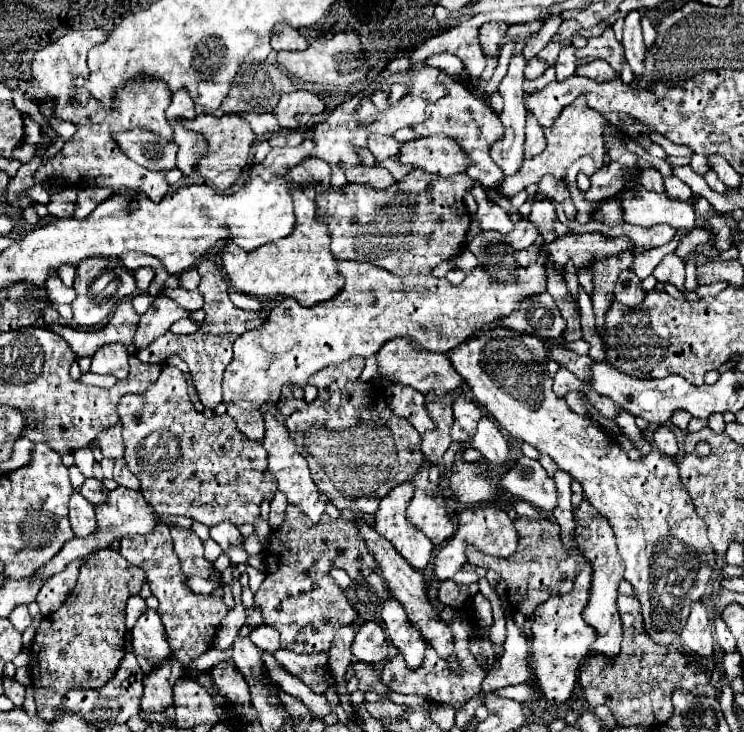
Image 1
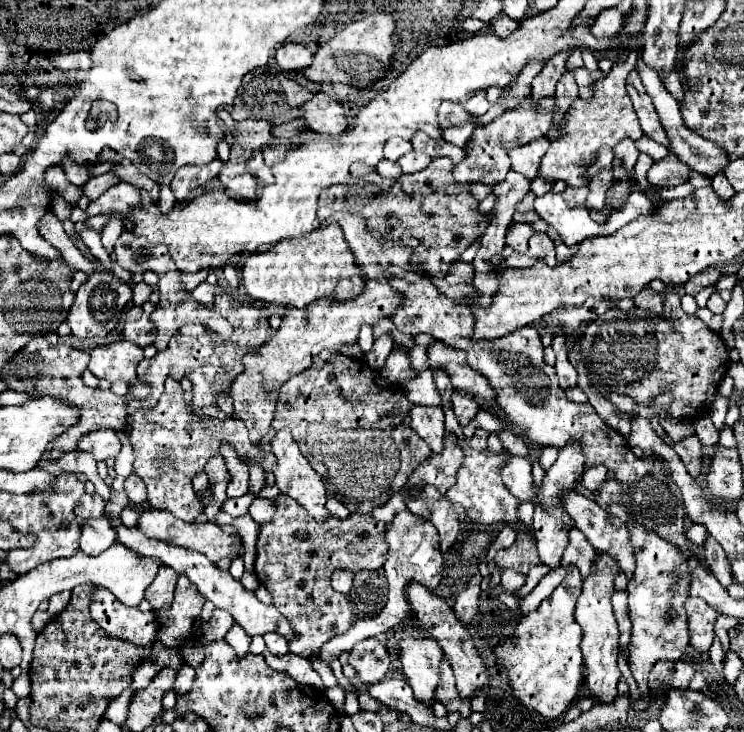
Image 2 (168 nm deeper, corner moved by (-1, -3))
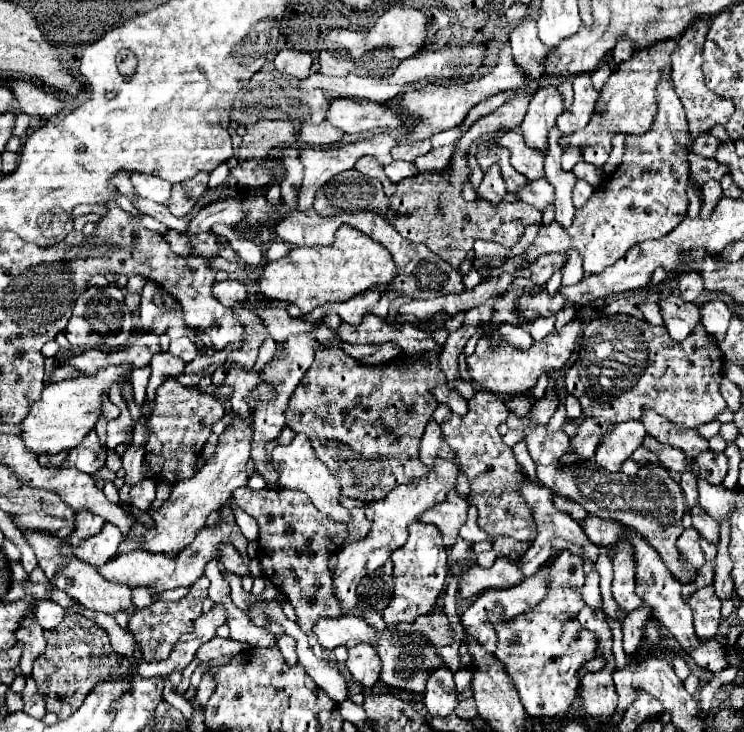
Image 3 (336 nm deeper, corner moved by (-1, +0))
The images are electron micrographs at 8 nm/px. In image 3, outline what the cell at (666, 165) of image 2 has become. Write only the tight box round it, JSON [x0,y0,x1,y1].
[689,154,725,184]

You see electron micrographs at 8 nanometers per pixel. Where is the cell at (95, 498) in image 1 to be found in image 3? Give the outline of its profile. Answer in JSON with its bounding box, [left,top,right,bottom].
[69,510,105,544]

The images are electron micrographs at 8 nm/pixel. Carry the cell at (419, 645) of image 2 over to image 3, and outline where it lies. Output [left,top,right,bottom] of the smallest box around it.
[423,664,457,716]

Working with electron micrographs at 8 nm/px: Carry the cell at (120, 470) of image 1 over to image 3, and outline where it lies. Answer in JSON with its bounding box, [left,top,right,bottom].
[129,478,157,510]

